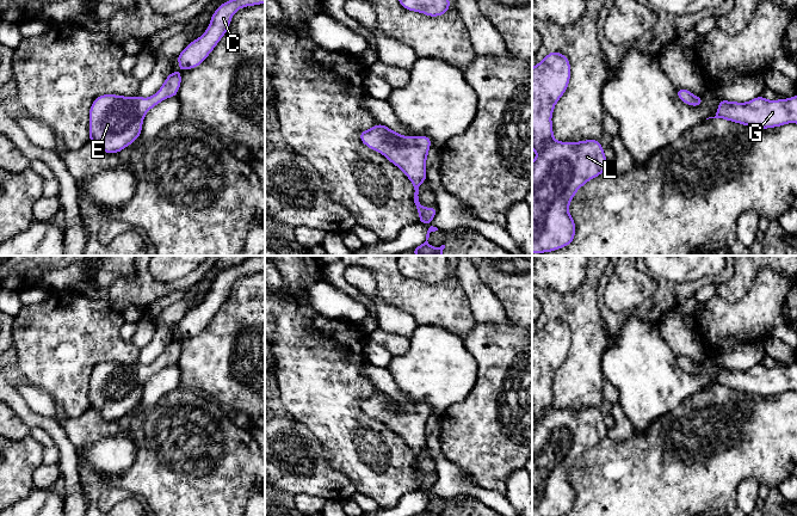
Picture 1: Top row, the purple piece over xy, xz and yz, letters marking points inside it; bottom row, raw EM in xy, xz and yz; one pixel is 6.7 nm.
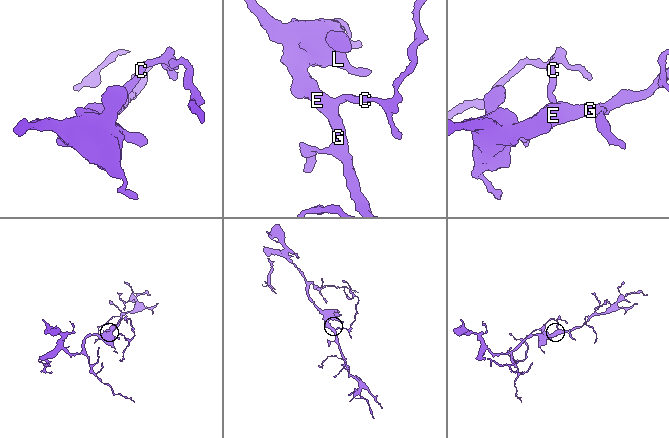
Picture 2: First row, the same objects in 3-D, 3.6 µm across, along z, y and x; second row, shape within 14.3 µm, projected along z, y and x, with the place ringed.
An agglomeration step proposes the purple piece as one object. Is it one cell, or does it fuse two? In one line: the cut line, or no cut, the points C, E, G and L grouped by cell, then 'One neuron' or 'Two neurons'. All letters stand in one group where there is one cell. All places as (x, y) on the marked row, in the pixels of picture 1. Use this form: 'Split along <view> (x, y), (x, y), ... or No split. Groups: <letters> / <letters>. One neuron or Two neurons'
No split. Groups: C E G L. One neuron

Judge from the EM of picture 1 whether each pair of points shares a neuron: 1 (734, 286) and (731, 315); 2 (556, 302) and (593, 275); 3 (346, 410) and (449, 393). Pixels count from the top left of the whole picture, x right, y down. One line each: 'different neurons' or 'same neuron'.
1: different neurons
2: same neuron
3: different neurons

